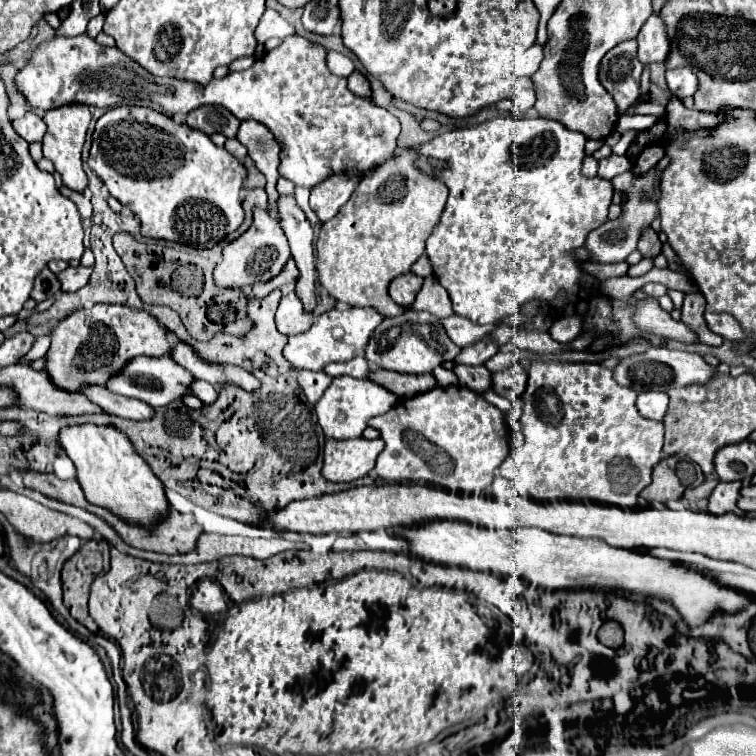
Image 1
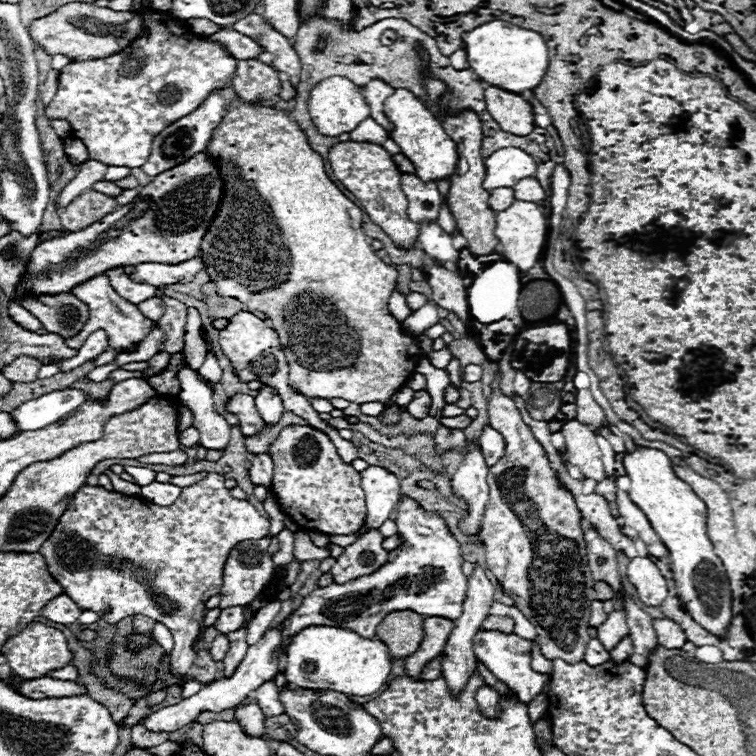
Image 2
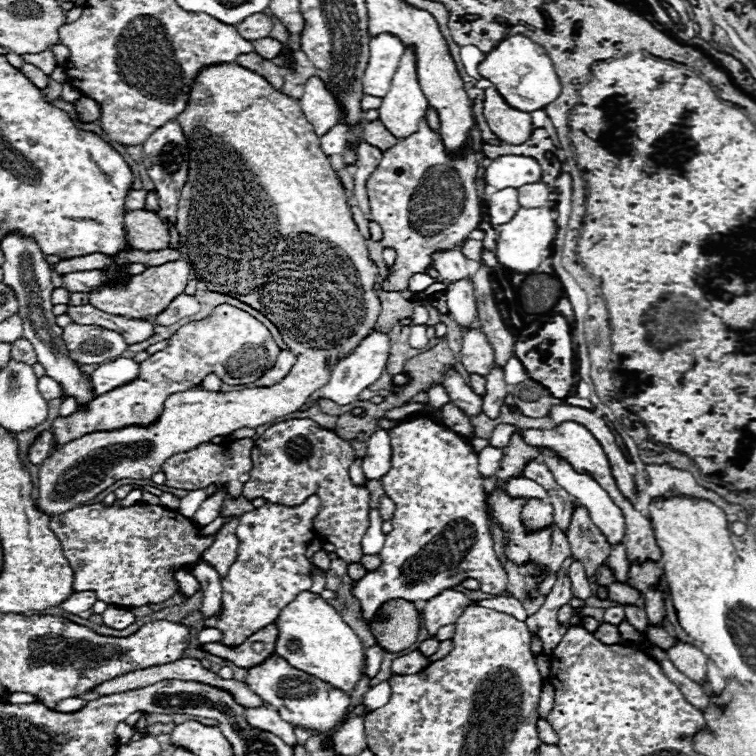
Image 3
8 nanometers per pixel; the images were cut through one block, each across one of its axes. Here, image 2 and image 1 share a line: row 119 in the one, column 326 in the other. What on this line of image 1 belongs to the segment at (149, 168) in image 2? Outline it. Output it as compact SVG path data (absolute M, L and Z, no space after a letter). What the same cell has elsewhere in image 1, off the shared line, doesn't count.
M340 174L340 176L330 176L326 182L312 188L310 208L316 212L320 222L328 222L338 214L338 210L346 204L358 182L360 182L358 178L346 178Z

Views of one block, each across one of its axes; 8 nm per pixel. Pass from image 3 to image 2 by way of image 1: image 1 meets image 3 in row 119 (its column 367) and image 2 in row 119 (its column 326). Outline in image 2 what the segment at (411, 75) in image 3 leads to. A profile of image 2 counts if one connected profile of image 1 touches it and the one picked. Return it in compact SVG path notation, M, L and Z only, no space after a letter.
M398 88L390 98L386 98L384 112L394 126L390 138L400 146L400 152L414 164L418 178L422 178L424 182L436 182L440 178L450 178L454 174L454 166L458 162L456 144L444 132L440 120L434 118L434 114L424 106L424 102L420 102L410 90Z

